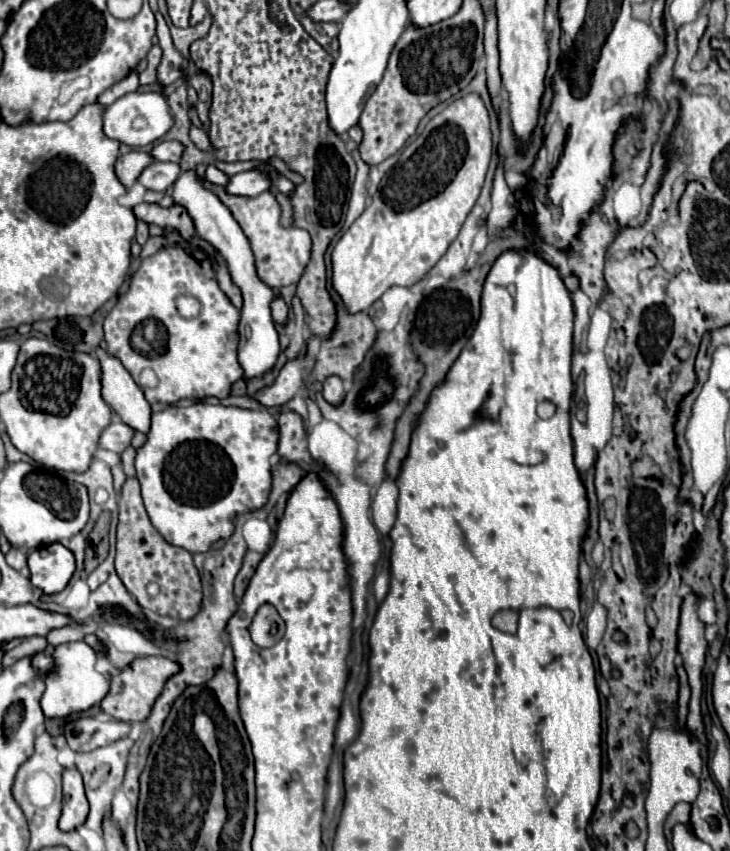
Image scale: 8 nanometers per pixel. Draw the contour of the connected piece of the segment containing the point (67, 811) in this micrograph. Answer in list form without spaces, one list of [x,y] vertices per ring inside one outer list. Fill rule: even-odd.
[[[67,768],[63,772],[63,812],[59,818],[59,828],[69,832],[81,826],[87,818],[89,804],[85,798],[81,774],[77,768]]]

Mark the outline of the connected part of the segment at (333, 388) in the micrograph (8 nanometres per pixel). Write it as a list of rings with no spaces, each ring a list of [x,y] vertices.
[[[329,376],[323,382],[323,396],[327,402],[339,404],[343,400],[343,394],[345,394],[345,388],[343,388],[343,380],[339,376]]]

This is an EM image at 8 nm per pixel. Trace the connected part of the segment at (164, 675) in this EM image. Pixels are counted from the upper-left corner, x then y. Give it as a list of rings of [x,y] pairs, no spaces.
[[[167,656],[135,658],[131,666],[123,668],[117,676],[111,678],[111,690],[101,700],[101,710],[121,722],[143,722],[151,710],[151,702],[155,702],[155,698],[159,696],[163,682],[175,672],[179,672],[179,664],[169,660]]]

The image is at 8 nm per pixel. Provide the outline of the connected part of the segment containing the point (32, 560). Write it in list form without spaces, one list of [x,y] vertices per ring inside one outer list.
[[[55,542],[29,552],[27,566],[31,572],[31,584],[35,588],[39,588],[43,594],[57,594],[67,586],[75,572],[75,558],[71,550]]]

